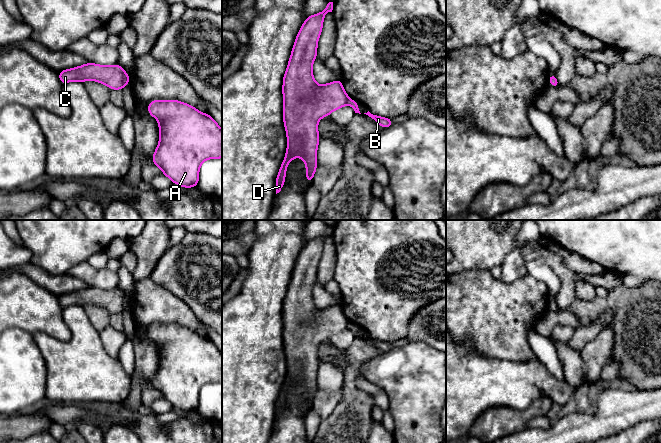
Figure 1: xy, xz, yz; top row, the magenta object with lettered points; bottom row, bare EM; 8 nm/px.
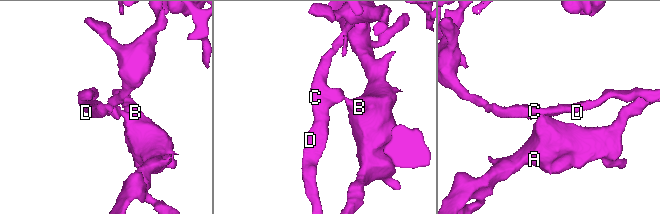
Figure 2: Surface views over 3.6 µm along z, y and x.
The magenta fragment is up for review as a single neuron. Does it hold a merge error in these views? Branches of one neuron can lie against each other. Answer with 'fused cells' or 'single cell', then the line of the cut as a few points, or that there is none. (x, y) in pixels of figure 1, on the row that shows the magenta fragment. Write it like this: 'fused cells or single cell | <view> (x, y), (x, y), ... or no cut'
fused cells | xz (349, 98), (347, 103)

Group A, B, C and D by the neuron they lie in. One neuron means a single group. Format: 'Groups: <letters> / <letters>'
Groups: A B / C D

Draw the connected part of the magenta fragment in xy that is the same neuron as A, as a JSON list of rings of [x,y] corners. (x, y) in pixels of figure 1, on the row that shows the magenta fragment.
[[[152,100],[148,112],[157,119],[160,131],[153,163],[173,183],[186,188],[197,186],[201,164],[207,159],[222,158],[222,129],[209,114],[178,100]]]

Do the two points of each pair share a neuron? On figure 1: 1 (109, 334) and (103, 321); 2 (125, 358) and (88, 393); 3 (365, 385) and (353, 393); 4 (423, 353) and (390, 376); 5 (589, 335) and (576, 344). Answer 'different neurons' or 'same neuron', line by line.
1: different neurons
2: different neurons
3: different neurons
4: same neuron
5: same neuron

